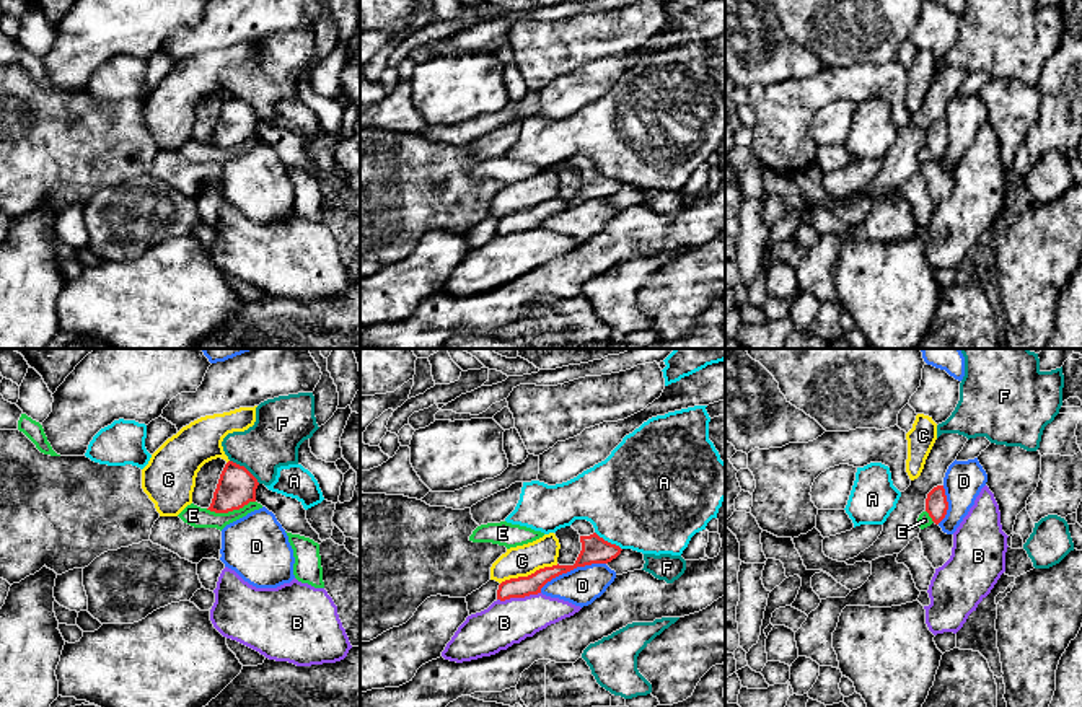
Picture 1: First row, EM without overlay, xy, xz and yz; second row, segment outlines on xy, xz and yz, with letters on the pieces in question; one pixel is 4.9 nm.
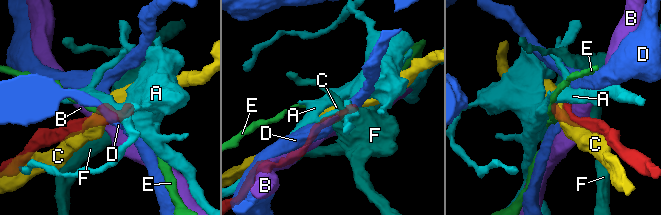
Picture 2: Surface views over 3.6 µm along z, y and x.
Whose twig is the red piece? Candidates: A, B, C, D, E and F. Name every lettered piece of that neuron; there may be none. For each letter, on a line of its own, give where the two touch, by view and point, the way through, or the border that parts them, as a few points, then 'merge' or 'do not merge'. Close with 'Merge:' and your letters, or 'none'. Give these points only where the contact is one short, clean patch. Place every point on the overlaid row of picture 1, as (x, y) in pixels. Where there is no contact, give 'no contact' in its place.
A: contact xz (606, 541); border xz (595, 531), (621, 549); do not merge
B: contact xz (519, 597); do not merge
C: contact xz (528, 575); do not merge
D: contact xz (571, 569); do not merge
E: contact xy (230, 510); border xy (255, 500), (227, 512), (211, 512), (206, 509); do not merge
F: contact xy (245, 468); border xy (230, 460), (241, 465), (259, 483); do not merge
Merge: none

